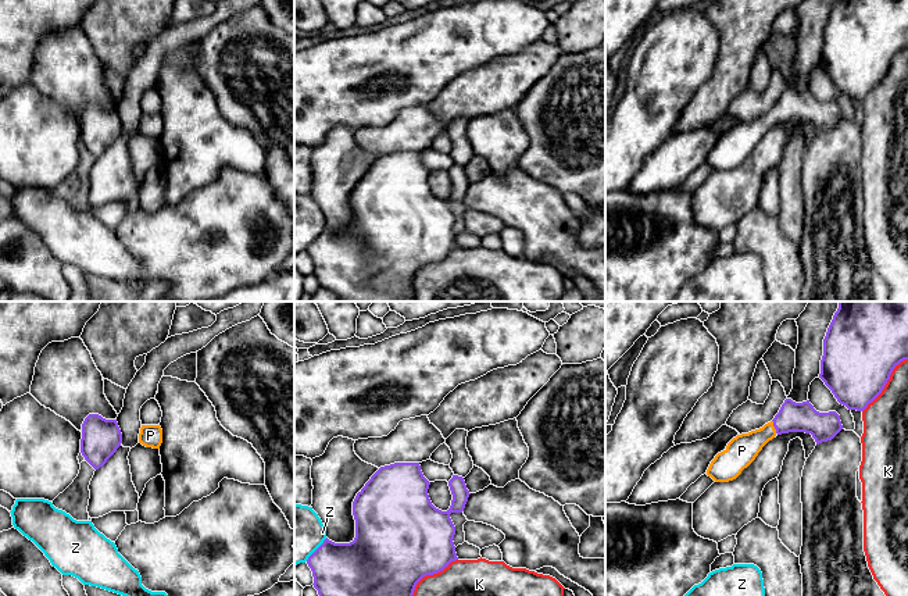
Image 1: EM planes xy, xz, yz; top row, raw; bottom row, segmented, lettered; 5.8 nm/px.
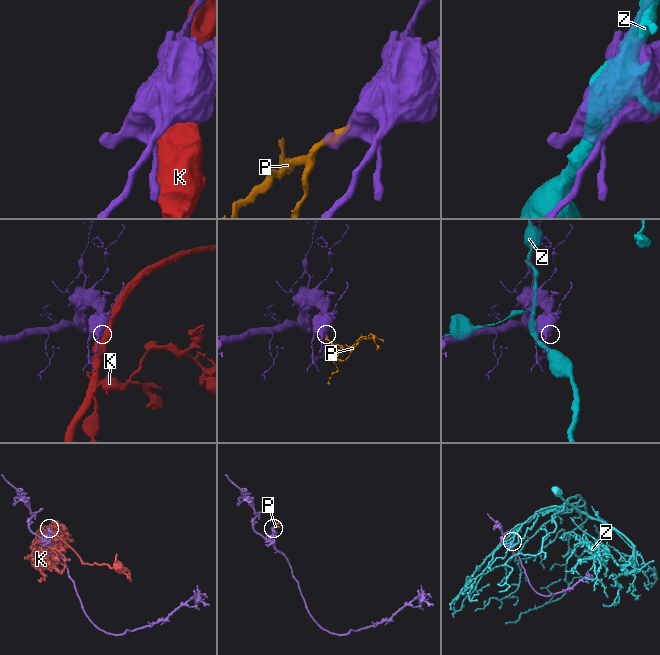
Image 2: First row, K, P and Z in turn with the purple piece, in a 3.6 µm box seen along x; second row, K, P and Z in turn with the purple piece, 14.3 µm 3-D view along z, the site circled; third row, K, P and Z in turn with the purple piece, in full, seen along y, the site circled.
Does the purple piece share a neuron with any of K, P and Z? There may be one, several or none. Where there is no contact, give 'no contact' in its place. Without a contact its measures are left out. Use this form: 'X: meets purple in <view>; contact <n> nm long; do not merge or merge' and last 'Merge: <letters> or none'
K: meets purple in xz; contact 360 nm long; do not merge
P: meets purple in yz; contact 80 nm long; merge
Z: meets purple in xz; contact 180 nm long; do not merge
Merge: P

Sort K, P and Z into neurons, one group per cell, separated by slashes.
K / P / Z

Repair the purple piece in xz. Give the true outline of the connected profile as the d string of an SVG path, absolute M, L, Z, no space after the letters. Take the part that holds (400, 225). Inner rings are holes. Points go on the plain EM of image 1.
M394 151L371 165L353 190L354 229L335 232L326 226L307 249L321 288L333 292L339 301L404 301L423 265L458 249L450 203L462 201L471 182L464 167L453 164L448 169L451 194L442 200L429 188L429 174L419 151Z

